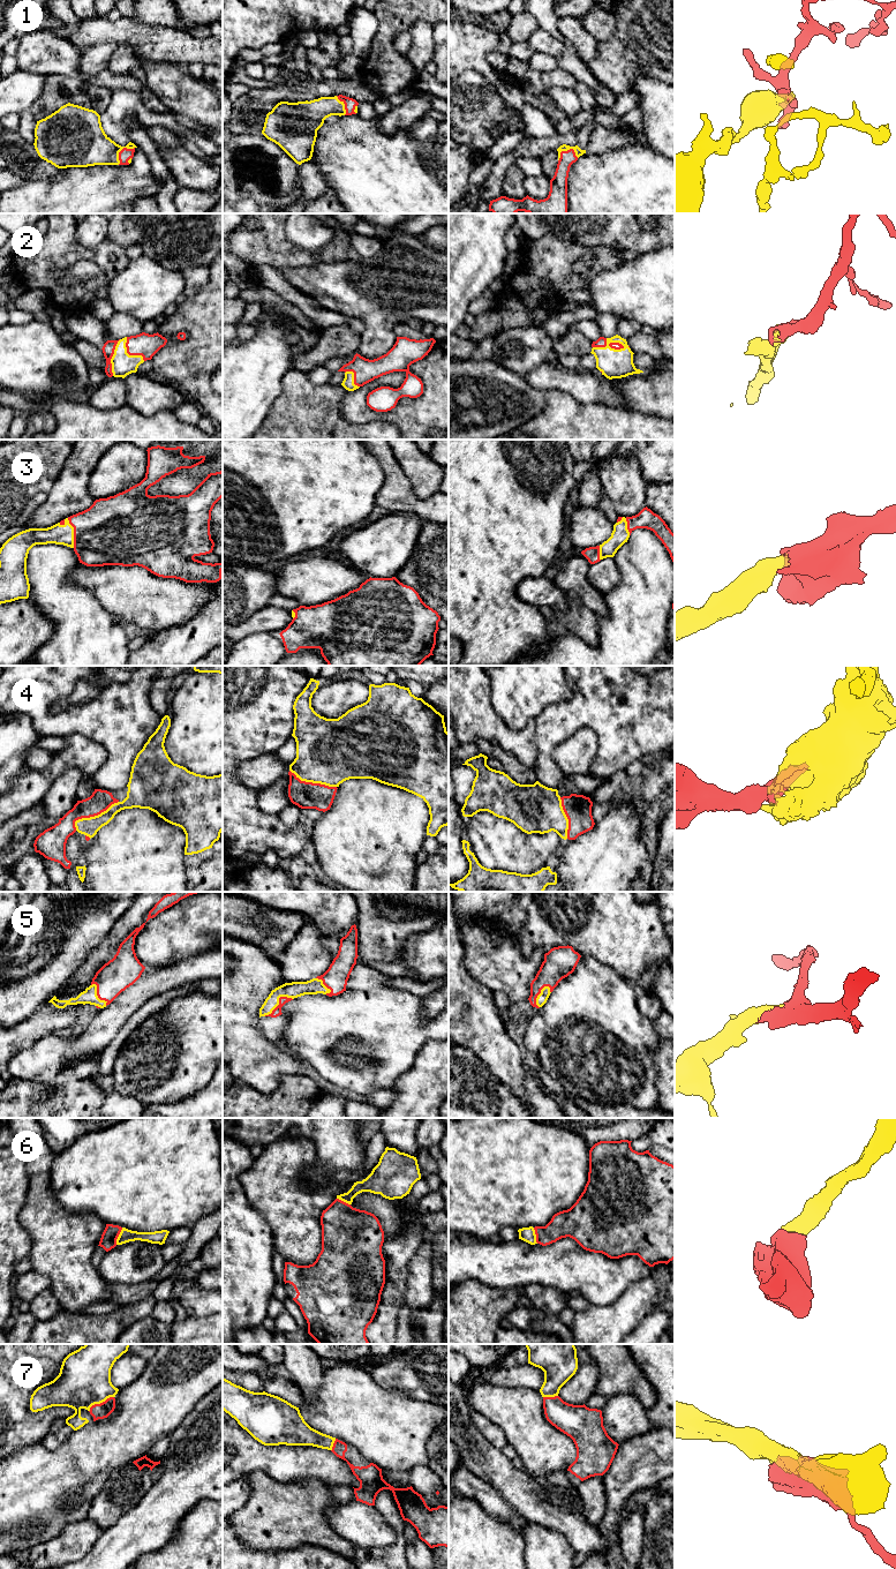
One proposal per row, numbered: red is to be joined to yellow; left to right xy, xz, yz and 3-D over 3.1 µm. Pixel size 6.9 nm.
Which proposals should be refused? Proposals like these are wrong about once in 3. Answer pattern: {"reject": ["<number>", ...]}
{"reject": []}

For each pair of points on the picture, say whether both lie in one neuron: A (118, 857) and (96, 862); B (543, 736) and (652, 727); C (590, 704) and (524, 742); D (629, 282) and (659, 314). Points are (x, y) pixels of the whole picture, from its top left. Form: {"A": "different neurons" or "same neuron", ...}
{"A": "same neuron", "B": "same neuron", "C": "different neurons", "D": "same neuron"}

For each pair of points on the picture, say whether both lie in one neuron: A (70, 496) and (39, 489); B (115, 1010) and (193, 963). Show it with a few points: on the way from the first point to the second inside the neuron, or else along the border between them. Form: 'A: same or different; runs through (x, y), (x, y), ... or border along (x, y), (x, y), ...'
A: different; border along (61, 466), (61, 471), (49, 497), (34, 512)
B: same; runs through (135, 996), (152, 982), (173, 976)

